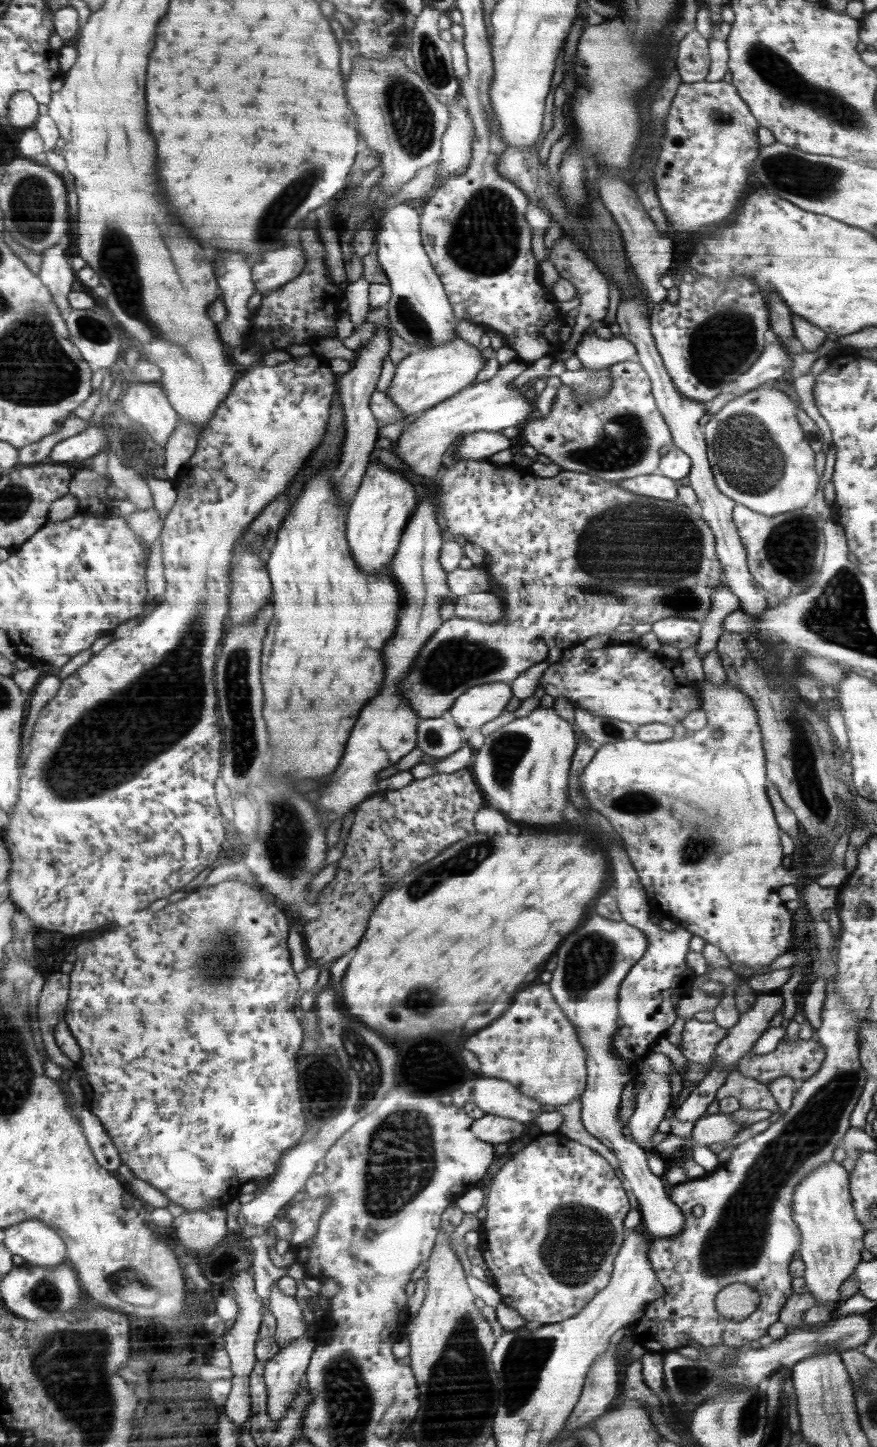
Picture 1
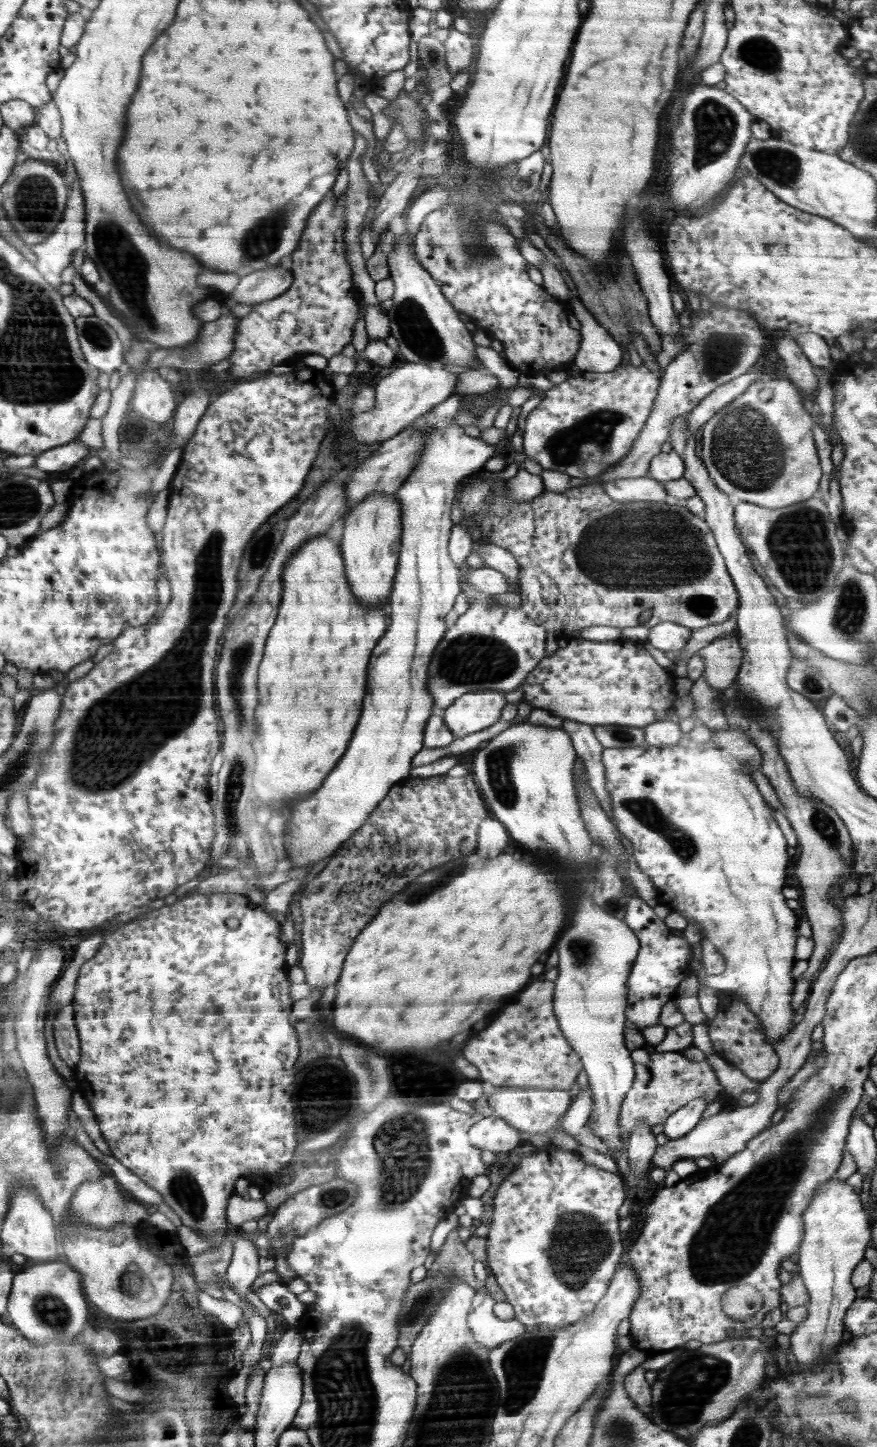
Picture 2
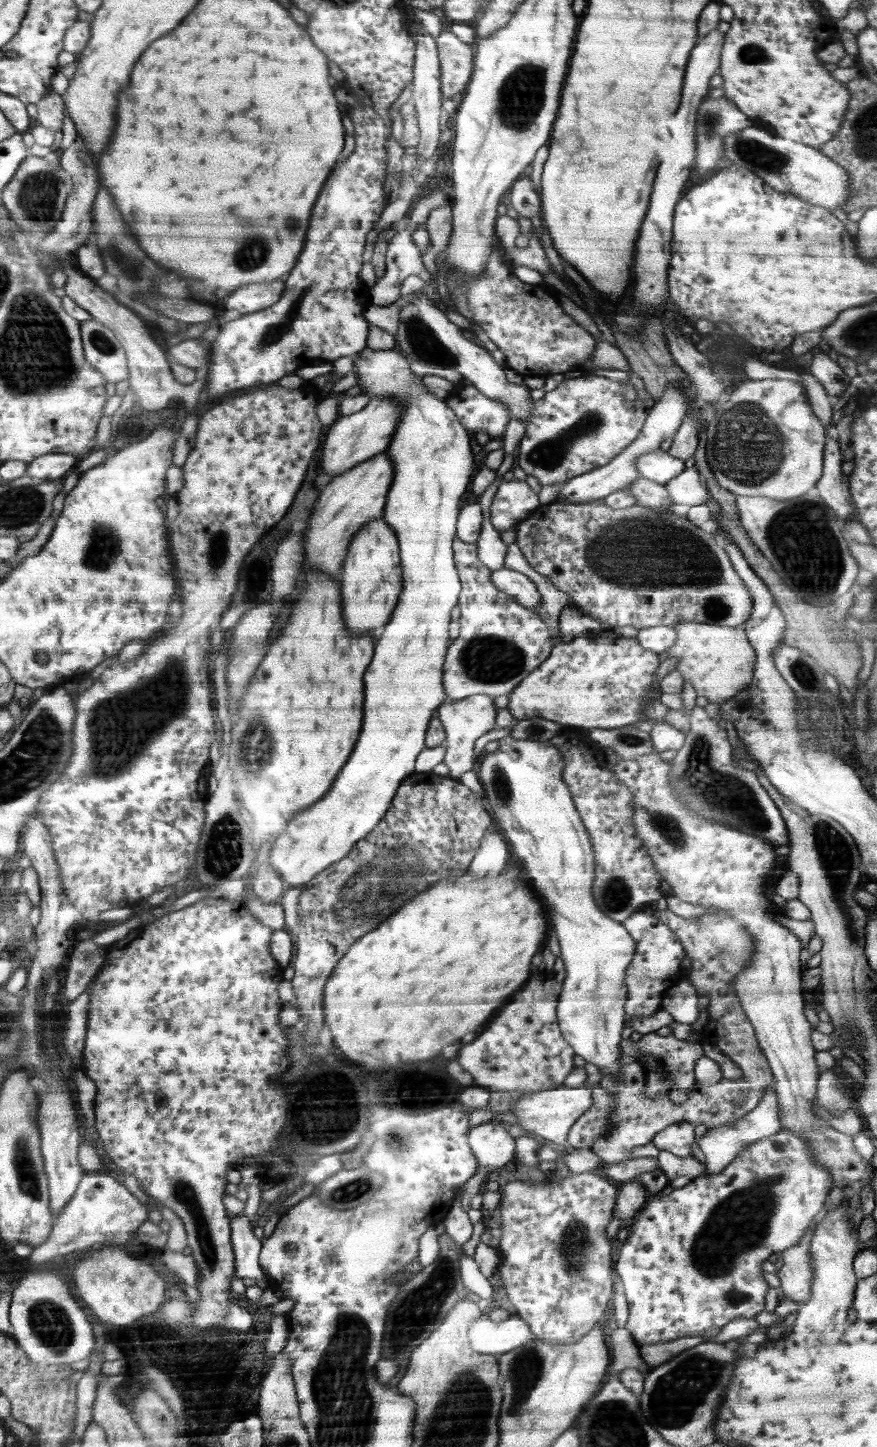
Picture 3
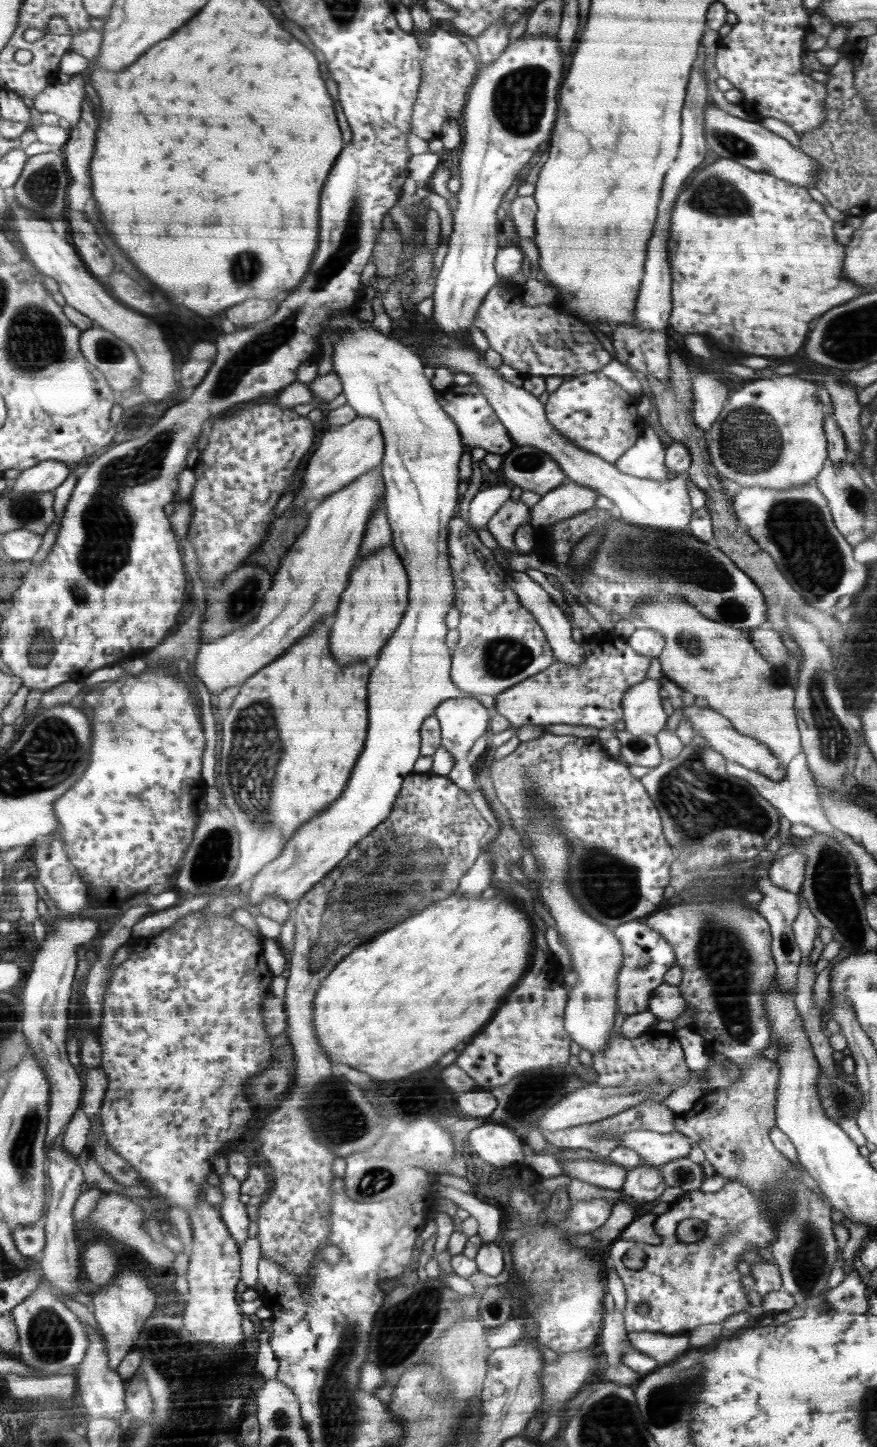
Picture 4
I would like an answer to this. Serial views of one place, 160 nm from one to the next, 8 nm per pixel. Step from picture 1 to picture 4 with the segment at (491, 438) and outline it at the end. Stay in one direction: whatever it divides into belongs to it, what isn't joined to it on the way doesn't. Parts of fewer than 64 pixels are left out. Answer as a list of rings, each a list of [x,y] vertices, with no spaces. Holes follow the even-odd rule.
[[[370,323],[356,324],[356,326],[352,324],[350,328],[346,326],[344,331],[346,332],[341,334],[333,342],[334,351],[332,352],[332,372],[336,372],[340,377],[343,384],[342,392],[346,397],[346,402],[357,412],[358,415],[369,416],[374,420],[378,420],[380,428],[382,429],[383,439],[386,441],[386,450],[384,451],[383,460],[379,469],[383,474],[383,481],[386,484],[386,514],[388,522],[390,523],[390,528],[392,529],[392,547],[397,553],[399,553],[399,557],[402,559],[404,568],[406,569],[410,580],[409,606],[407,607],[407,612],[405,612],[405,615],[403,616],[404,624],[399,624],[400,632],[395,632],[395,634],[387,640],[387,644],[381,649],[380,655],[375,661],[376,668],[371,668],[372,684],[368,684],[368,692],[372,692],[372,732],[367,732],[368,748],[366,748],[366,744],[364,744],[364,756],[360,756],[360,764],[356,764],[356,776],[352,776],[352,780],[348,779],[347,788],[345,788],[343,795],[336,800],[331,807],[326,809],[324,813],[320,813],[318,817],[314,817],[312,821],[303,824],[303,826],[297,830],[296,835],[288,842],[288,846],[285,846],[288,850],[281,852],[279,858],[271,860],[271,862],[269,862],[267,866],[265,866],[262,871],[258,872],[255,878],[252,879],[251,887],[249,892],[245,894],[245,897],[249,904],[254,906],[259,906],[267,896],[273,896],[273,894],[282,900],[286,900],[288,903],[292,901],[298,902],[298,900],[303,898],[303,896],[306,895],[316,883],[320,883],[321,880],[325,878],[325,875],[334,870],[335,867],[339,866],[339,863],[350,854],[352,847],[354,847],[359,840],[366,838],[366,836],[378,826],[378,824],[388,818],[390,812],[392,812],[392,808],[394,808],[394,801],[402,788],[404,778],[414,773],[415,764],[420,758],[422,758],[422,740],[420,735],[420,727],[422,726],[422,723],[428,718],[428,716],[435,715],[436,708],[439,707],[441,703],[444,703],[449,699],[458,699],[460,696],[464,696],[464,692],[462,692],[460,688],[456,688],[455,684],[452,684],[451,666],[453,658],[450,654],[448,645],[445,643],[445,636],[447,635],[448,628],[446,627],[444,619],[448,610],[452,608],[455,600],[455,583],[453,576],[451,575],[450,545],[447,541],[450,538],[448,522],[456,516],[456,510],[454,510],[454,508],[456,508],[456,504],[458,504],[458,490],[456,490],[456,486],[458,486],[459,462],[460,457],[465,452],[465,446],[462,444],[458,427],[454,424],[452,418],[450,418],[450,416],[448,416],[437,403],[438,392],[432,388],[431,381],[422,374],[422,368],[424,368],[422,360],[420,360],[412,350],[408,350],[408,348],[402,346],[400,342],[396,342],[396,340],[392,340],[392,338],[388,338],[388,336],[384,336],[384,334],[380,334],[380,332],[376,332],[376,329],[372,328]]]

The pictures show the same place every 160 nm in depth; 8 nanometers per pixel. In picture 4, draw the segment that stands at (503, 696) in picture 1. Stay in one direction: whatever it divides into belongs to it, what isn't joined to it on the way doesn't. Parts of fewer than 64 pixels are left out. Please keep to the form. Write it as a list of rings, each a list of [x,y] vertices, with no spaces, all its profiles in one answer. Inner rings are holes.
[[[465,697],[458,699],[449,699],[441,703],[436,708],[435,717],[439,720],[440,733],[442,734],[441,746],[448,750],[455,758],[455,765],[447,774],[450,780],[455,781],[460,788],[464,789],[468,794],[472,794],[472,784],[474,784],[474,770],[470,766],[468,752],[474,744],[474,740],[478,740],[482,734],[486,733],[488,722],[490,722],[490,712],[486,706],[482,706],[474,697]]]

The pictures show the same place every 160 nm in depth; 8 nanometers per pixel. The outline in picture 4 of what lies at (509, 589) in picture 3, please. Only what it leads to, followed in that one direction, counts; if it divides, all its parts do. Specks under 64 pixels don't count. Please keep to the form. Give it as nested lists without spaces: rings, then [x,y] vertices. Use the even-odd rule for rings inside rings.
[[[513,571],[512,576],[508,577],[509,585],[519,596],[519,600],[528,608],[536,620],[543,627],[543,631],[548,637],[548,644],[551,644],[552,652],[555,652],[556,660],[572,666],[580,666],[584,660],[583,648],[572,639],[571,629],[574,627],[568,621],[563,610],[559,607],[558,599],[546,592],[537,582],[534,582],[525,571]]]

